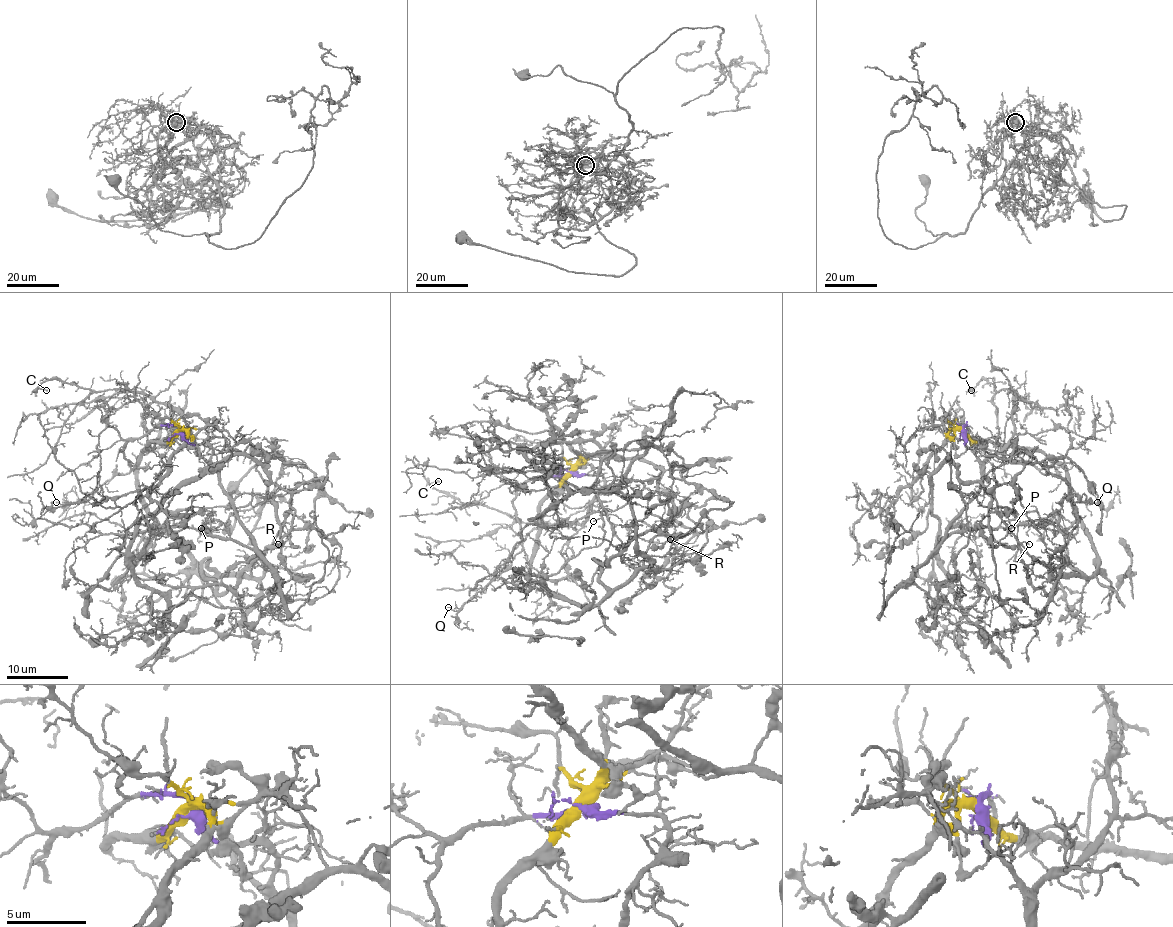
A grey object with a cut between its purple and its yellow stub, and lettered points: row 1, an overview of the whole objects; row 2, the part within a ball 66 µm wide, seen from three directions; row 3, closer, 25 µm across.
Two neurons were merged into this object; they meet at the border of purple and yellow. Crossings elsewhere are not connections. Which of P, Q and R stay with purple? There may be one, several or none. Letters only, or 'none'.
P, Q

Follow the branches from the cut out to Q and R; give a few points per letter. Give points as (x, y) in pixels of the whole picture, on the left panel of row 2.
Q: (181, 430), (156, 425), (133, 437), (121, 449), (130, 471), (117, 474), (85, 501), (56, 501)
R: (181, 430), (214, 425), (231, 451), (251, 456), (263, 468), (281, 544), (266, 550), (278, 544)

